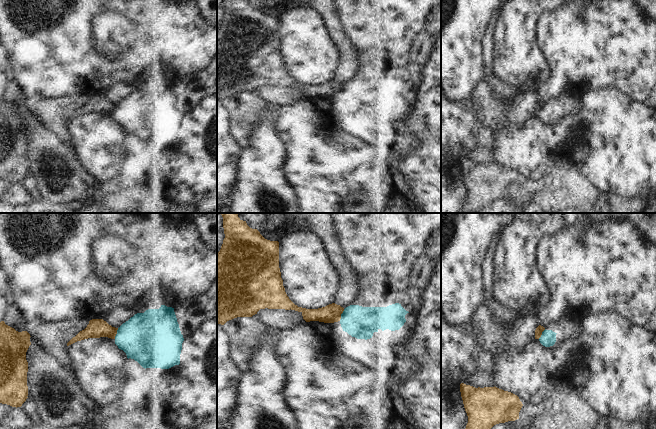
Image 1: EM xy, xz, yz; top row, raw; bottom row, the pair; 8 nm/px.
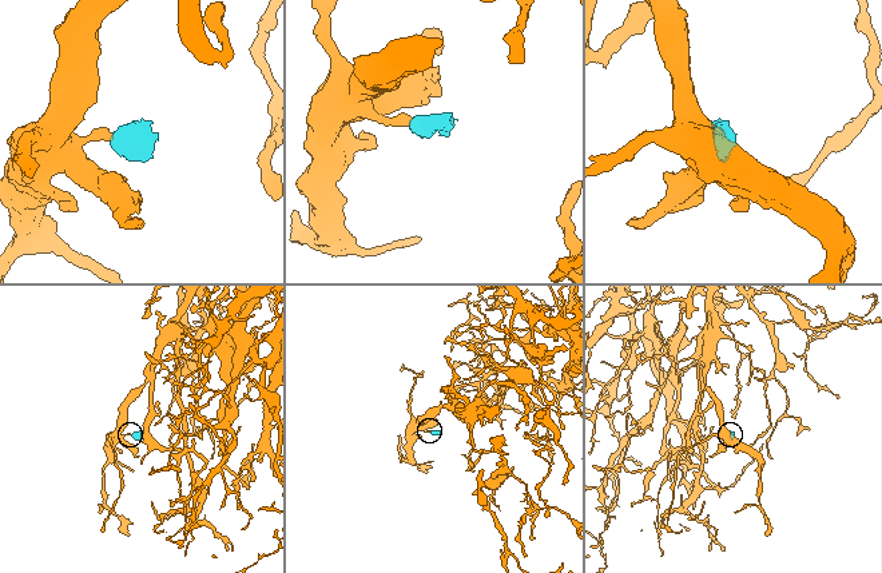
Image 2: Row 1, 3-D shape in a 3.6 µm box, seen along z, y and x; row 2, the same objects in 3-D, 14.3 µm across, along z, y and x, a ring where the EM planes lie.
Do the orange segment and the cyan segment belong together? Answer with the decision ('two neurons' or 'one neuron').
two neurons

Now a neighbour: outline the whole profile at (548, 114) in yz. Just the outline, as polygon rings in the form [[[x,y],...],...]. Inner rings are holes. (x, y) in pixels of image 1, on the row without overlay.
[[[544,106],[539,114],[540,119],[545,123],[553,122],[556,118],[556,110],[552,106]]]

